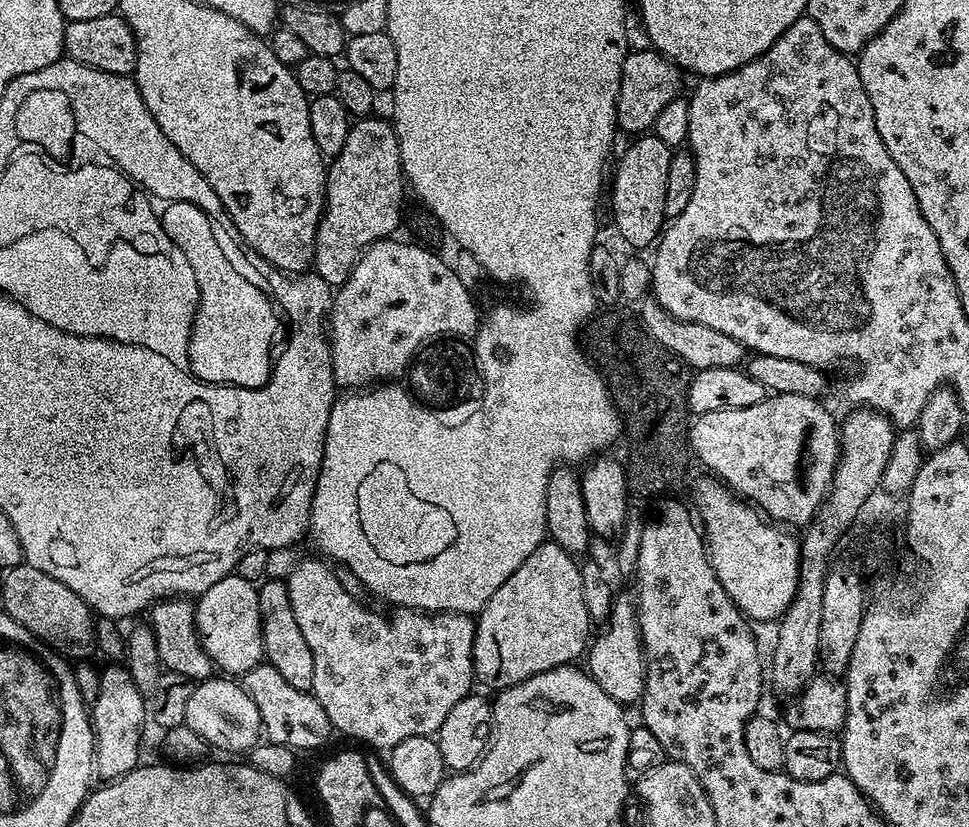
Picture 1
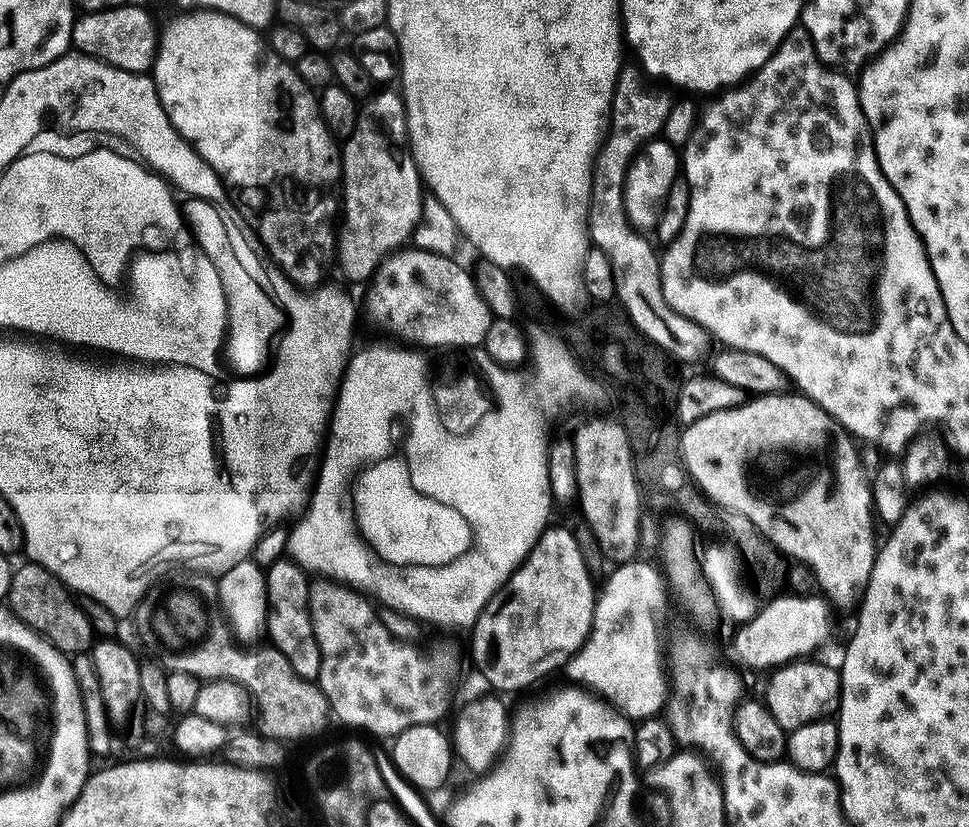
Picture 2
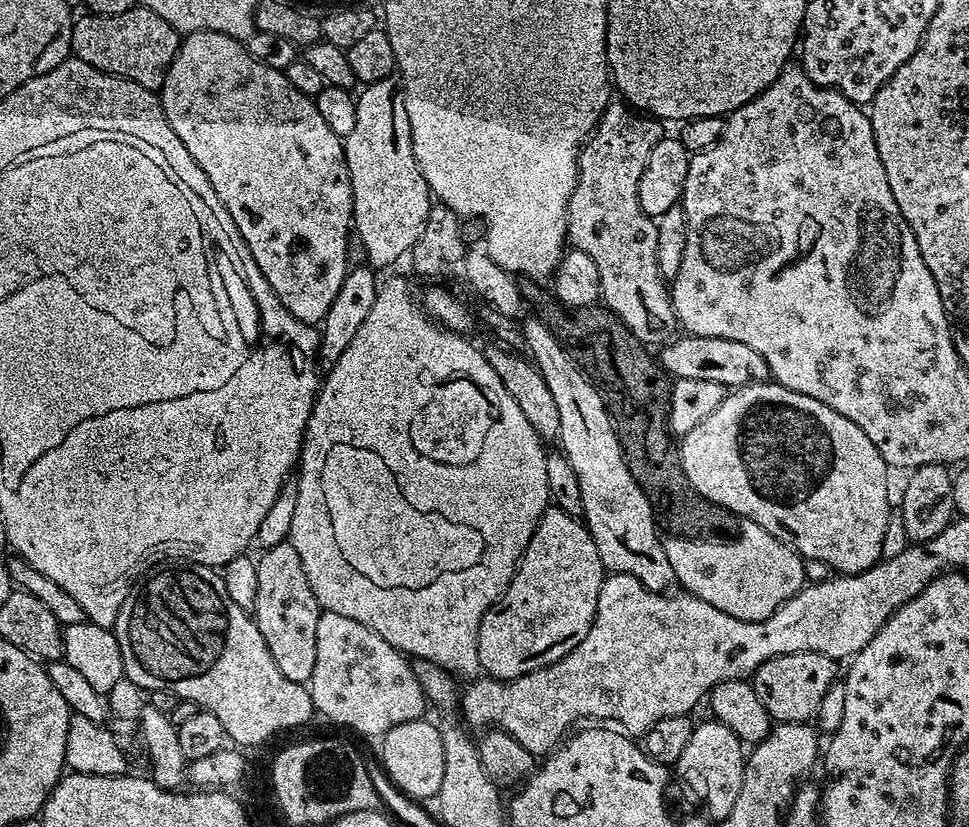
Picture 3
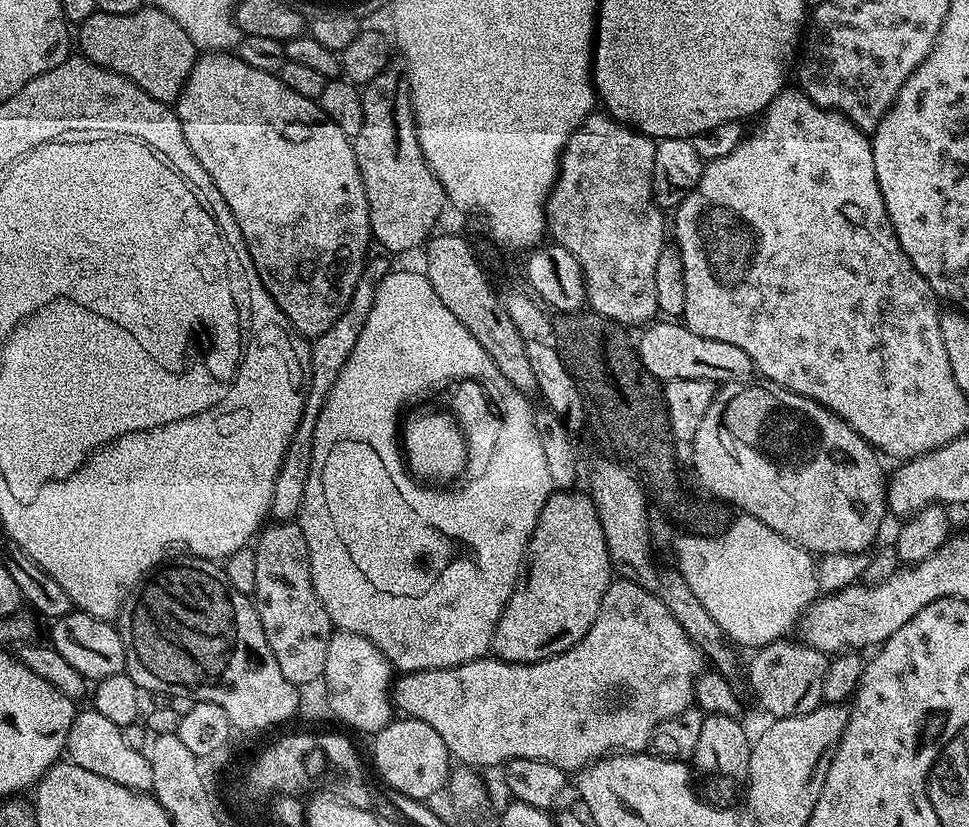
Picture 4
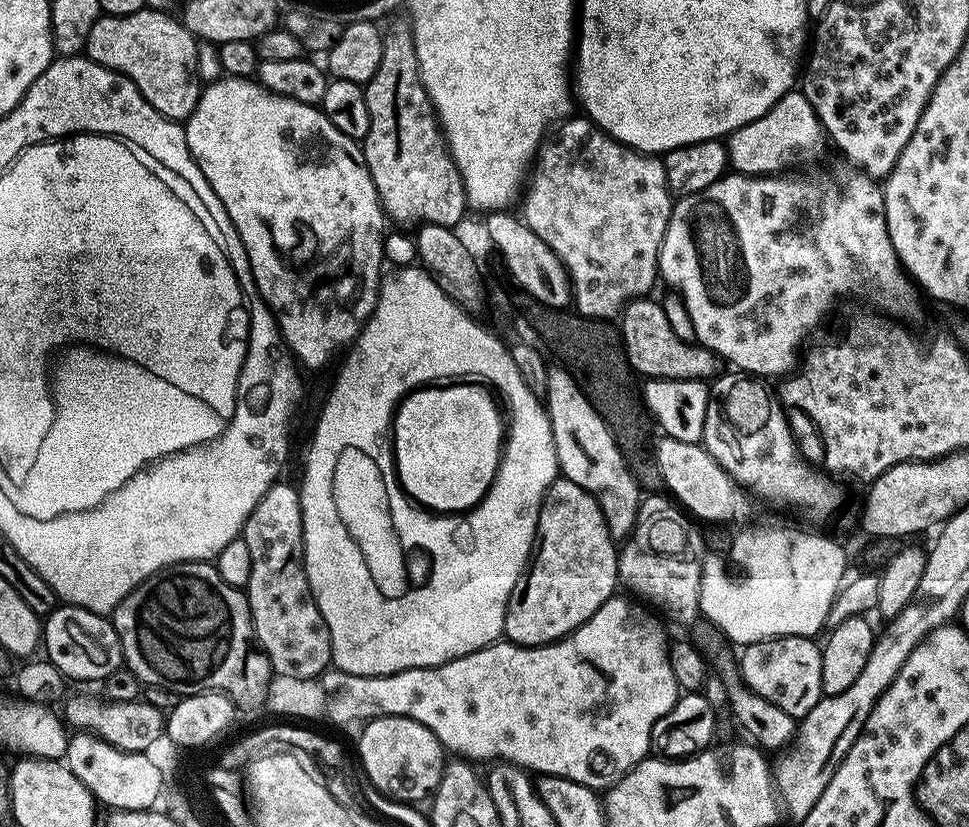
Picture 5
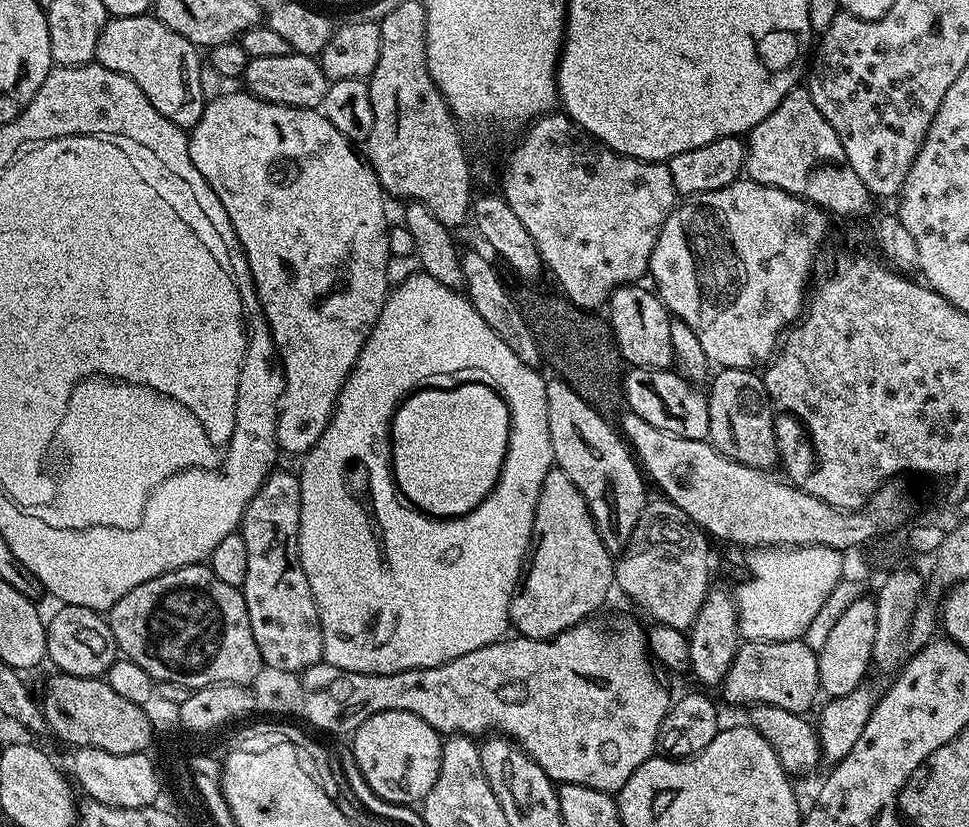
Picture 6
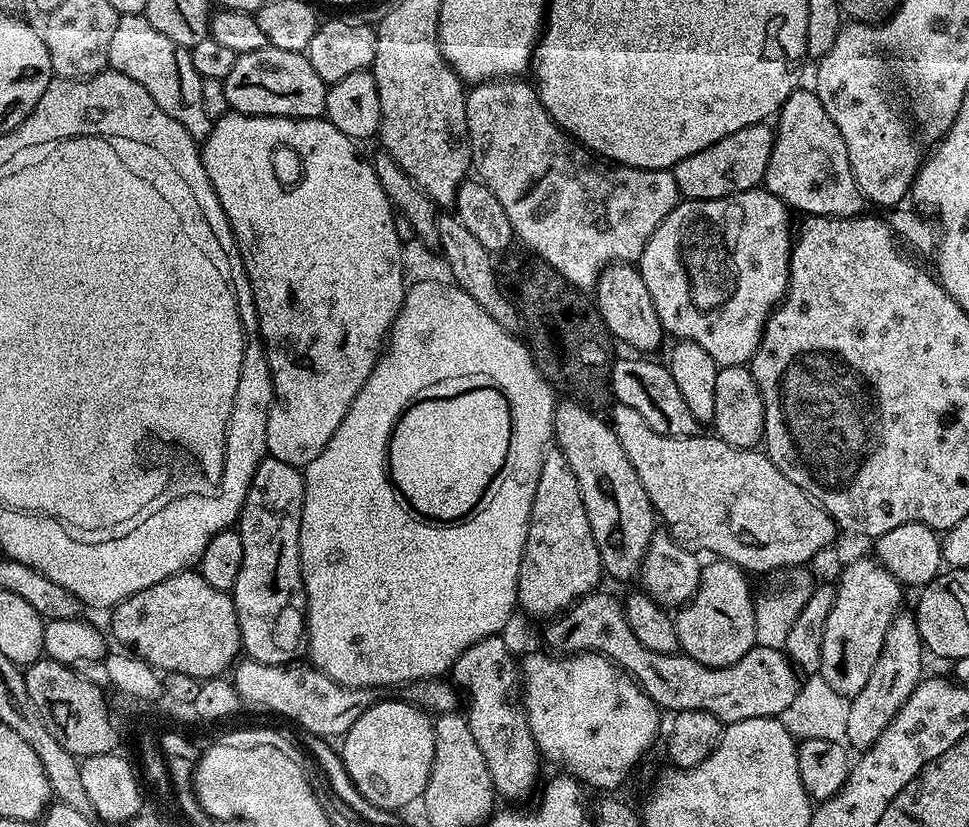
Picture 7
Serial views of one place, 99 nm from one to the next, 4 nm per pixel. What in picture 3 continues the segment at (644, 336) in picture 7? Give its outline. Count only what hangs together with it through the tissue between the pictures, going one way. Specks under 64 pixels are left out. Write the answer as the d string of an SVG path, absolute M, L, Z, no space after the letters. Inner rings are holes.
M683 335L658 352L660 366L669 377L676 380L706 378L706 382L718 382L729 389L740 388L744 384L758 384L769 379L766 358L762 358L758 350L746 346L746 342L734 342L730 338L714 338L713 336Z

